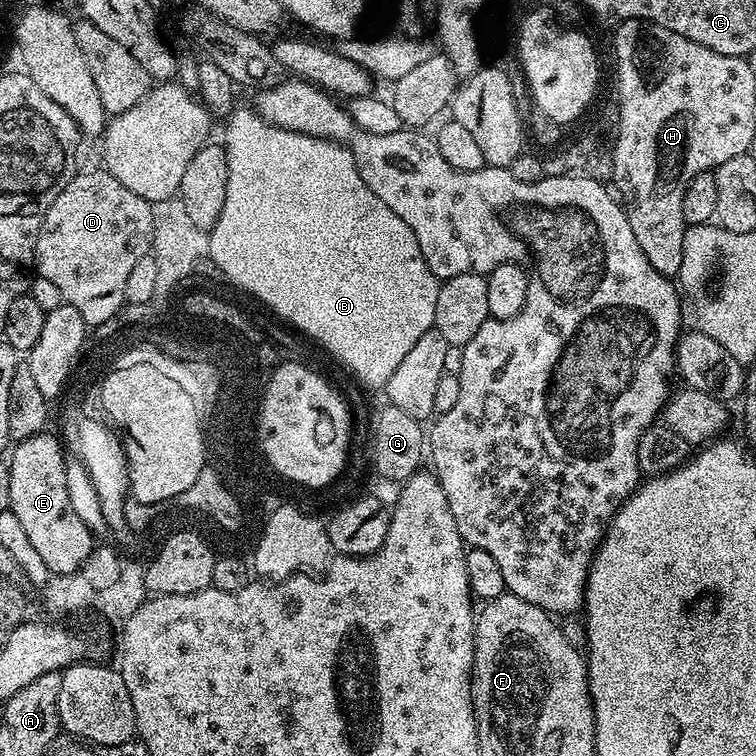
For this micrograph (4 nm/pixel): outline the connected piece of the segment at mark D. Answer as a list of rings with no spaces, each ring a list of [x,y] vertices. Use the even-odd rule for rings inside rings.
[[[106,170],[100,172],[77,171],[76,177],[50,202],[40,233],[36,239],[35,271],[42,278],[54,282],[66,304],[82,314],[84,323],[97,326],[114,318],[126,304],[126,281],[134,265],[152,251],[154,228],[153,205],[138,198],[134,190],[126,190],[118,178]]]

